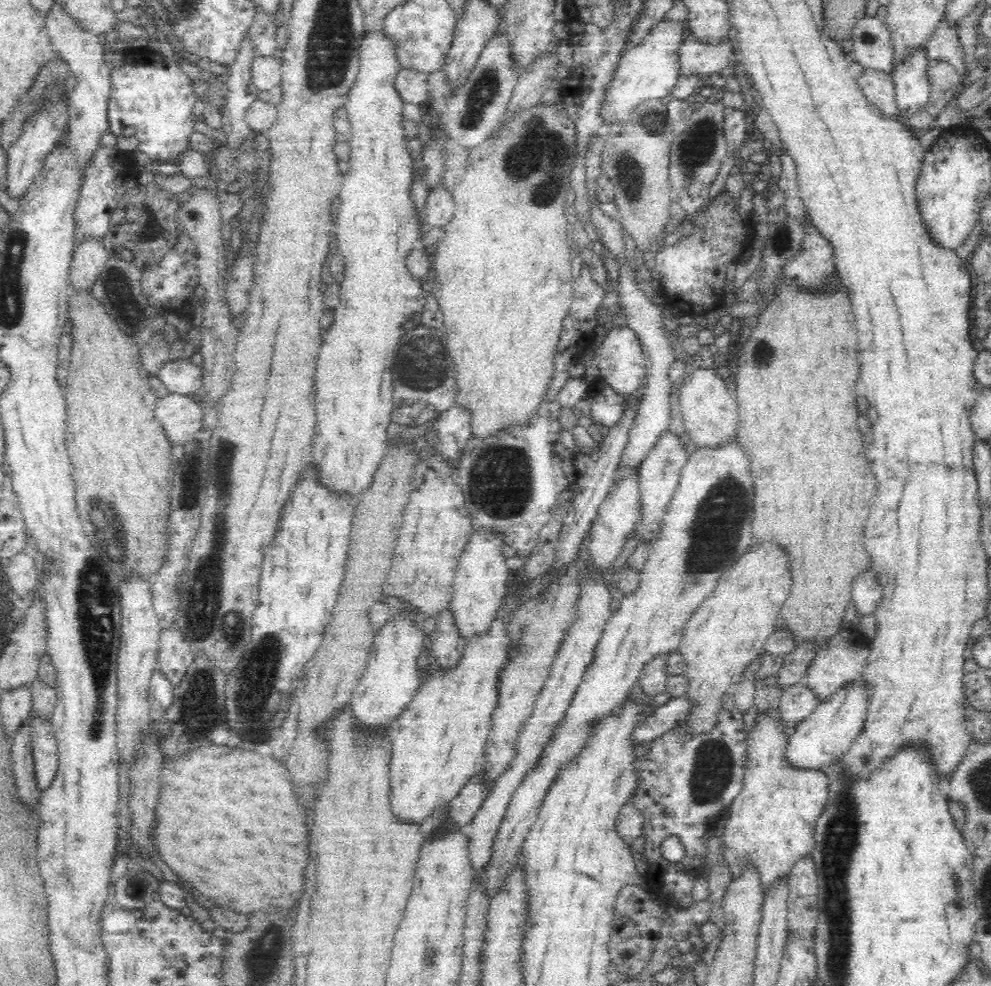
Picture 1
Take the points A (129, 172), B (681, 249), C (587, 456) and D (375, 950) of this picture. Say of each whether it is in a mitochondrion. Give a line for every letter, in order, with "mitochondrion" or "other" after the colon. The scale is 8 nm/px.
A: other
B: other
C: other
D: other

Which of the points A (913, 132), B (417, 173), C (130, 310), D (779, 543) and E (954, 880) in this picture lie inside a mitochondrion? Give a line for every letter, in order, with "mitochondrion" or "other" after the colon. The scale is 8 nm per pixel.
A: other
B: other
C: mitochondrion
D: other
E: mitochondrion

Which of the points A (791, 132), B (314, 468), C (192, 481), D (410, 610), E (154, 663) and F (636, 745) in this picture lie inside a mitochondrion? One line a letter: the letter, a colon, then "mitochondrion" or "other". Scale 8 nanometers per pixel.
A: other
B: other
C: mitochondrion
D: other
E: other
F: other

